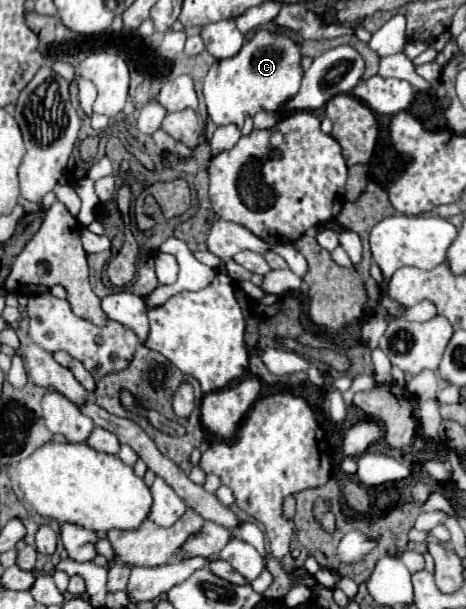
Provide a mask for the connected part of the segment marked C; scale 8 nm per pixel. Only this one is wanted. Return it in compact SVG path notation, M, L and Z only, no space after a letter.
M258 29L242 49L230 59L218 59L210 67L204 79L204 101L208 115L216 125L234 123L242 129L246 117L254 117L258 111L278 113L288 99L292 99L302 81L302 53L300 43L284 33Z

